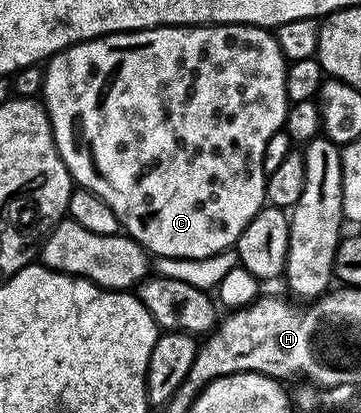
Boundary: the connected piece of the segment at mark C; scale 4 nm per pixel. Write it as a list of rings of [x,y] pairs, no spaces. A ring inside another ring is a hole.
[[[204,24],[202,26],[155,26],[151,30],[125,30],[122,34],[105,34],[101,38],[90,38],[87,42],[78,42],[76,46],[66,46],[64,50],[59,50],[55,54],[52,54],[50,58],[46,59],[43,72],[43,92],[41,101],[51,121],[53,136],[57,144],[57,152],[61,156],[65,168],[71,173],[72,179],[74,179],[82,189],[93,192],[101,200],[105,200],[105,204],[109,204],[109,208],[113,208],[113,212],[117,216],[120,227],[122,227],[130,237],[134,238],[136,242],[141,243],[148,255],[161,258],[208,258],[214,254],[221,253],[223,250],[232,249],[232,247],[238,243],[241,232],[245,232],[249,220],[253,220],[253,216],[257,216],[257,212],[262,210],[265,205],[268,176],[263,170],[265,144],[269,144],[271,137],[284,129],[287,121],[289,101],[287,98],[286,78],[288,67],[289,63],[287,59],[284,58],[274,33],[272,33],[270,29],[262,26]]]

